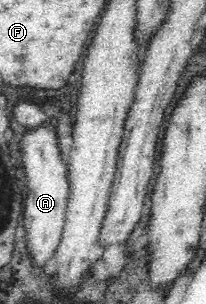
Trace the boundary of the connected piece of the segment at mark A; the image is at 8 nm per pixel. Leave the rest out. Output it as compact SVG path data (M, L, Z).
M54 123L37 130L26 130L20 140L20 152L26 172L25 207L22 212L27 238L27 254L33 266L43 268L51 265L60 244L65 224L66 204L70 195L67 166L56 145L57 130Z

